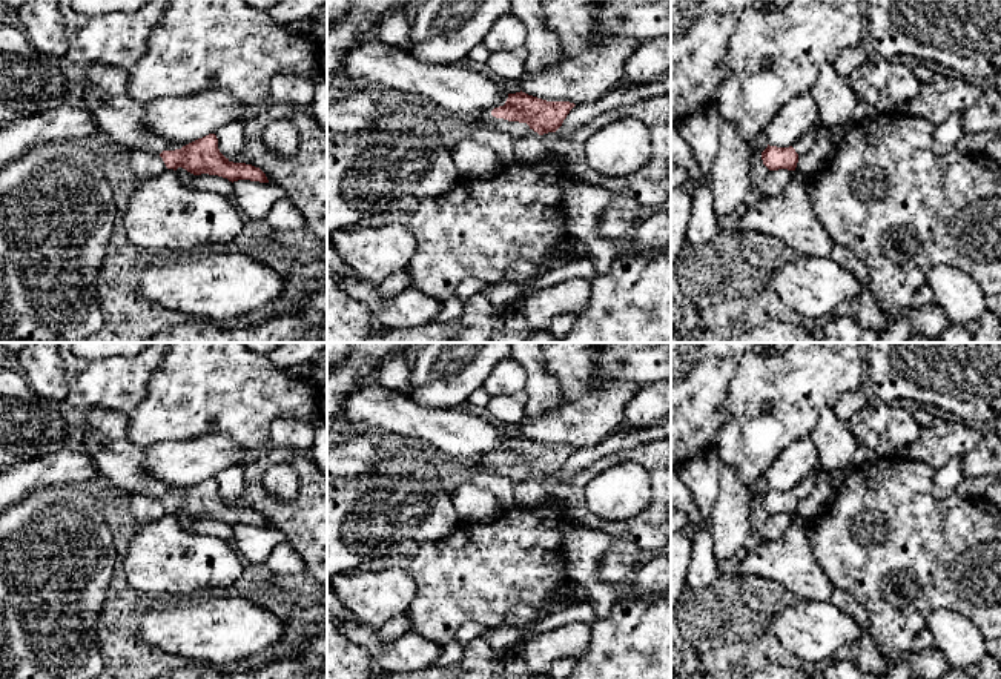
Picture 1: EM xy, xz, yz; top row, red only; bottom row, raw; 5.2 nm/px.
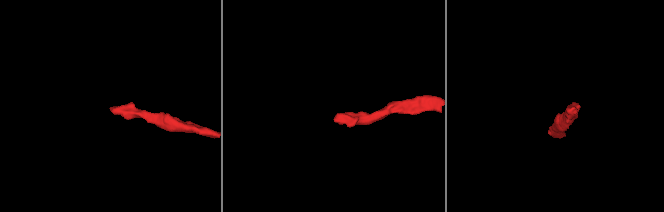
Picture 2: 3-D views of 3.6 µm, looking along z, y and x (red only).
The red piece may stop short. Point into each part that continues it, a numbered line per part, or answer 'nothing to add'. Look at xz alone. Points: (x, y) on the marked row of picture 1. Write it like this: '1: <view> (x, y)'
1: xz (515, 129)

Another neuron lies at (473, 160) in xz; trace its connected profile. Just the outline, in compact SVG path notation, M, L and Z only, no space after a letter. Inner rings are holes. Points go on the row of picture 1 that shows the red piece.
M473 140L459 141L451 149L451 157L462 180L491 180L502 171L491 147Z

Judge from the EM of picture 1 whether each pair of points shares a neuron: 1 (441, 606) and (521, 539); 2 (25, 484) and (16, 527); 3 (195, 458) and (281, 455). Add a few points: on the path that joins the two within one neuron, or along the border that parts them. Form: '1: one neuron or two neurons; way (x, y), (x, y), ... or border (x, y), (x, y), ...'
1: one neuron; way (461, 586), (472, 575), (492, 569), (501, 559)
2: two neurons; border (56, 486), (33, 490), (16, 504)
3: two neurons; border (247, 458), (241, 464)

